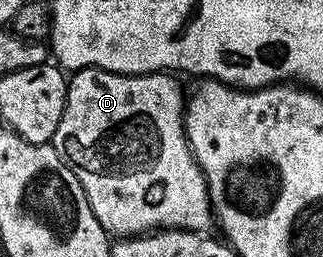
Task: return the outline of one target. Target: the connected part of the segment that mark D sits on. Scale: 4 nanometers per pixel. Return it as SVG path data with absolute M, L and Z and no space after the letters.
M94 69L77 70L68 78L66 108L50 145L78 176L98 224L109 235L213 229L208 185L184 135L186 94L172 78L168 72L115 74Z

